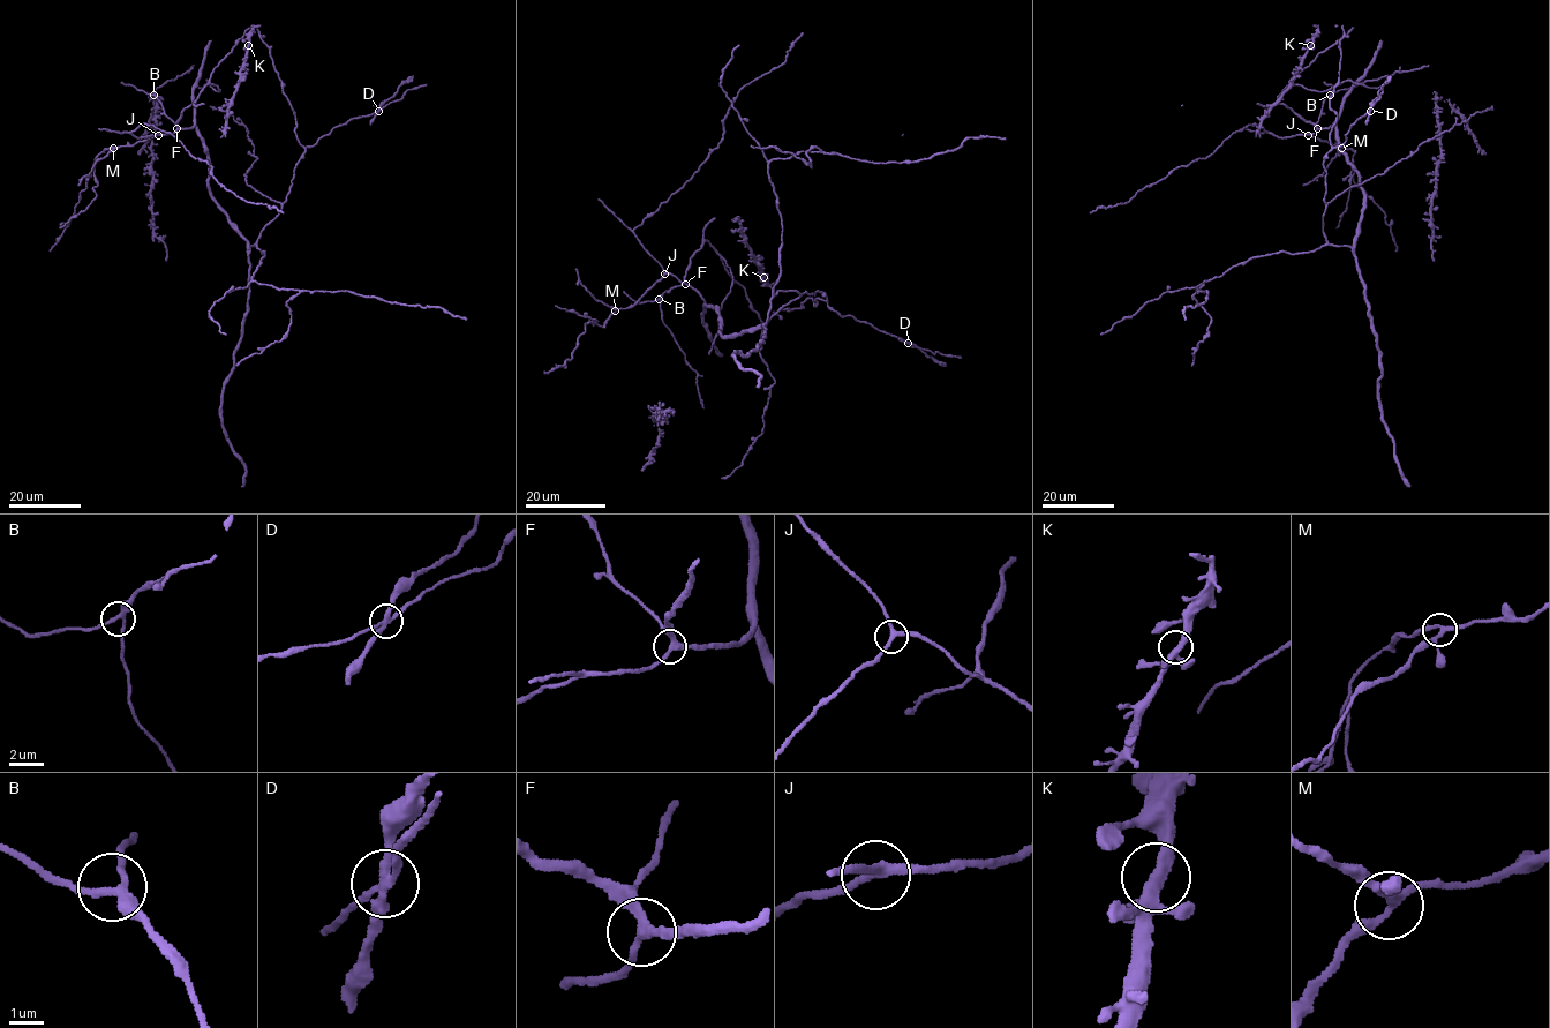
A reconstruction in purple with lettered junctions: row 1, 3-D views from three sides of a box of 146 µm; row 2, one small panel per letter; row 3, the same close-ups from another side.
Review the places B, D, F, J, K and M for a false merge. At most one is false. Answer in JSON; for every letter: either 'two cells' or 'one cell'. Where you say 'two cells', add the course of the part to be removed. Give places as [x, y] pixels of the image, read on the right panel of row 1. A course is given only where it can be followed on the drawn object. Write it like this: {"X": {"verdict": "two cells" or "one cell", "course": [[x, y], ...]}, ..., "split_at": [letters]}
{"B": {"verdict": "one cell"}, "D": {"verdict": "two cells", "course": [[1370, 111], [1370, 104], [1391, 76]]}, "F": {"verdict": "one cell"}, "J": {"verdict": "one cell"}, "K": {"verdict": "one cell"}, "M": {"verdict": "one cell"}, "split_at": ["D"]}

